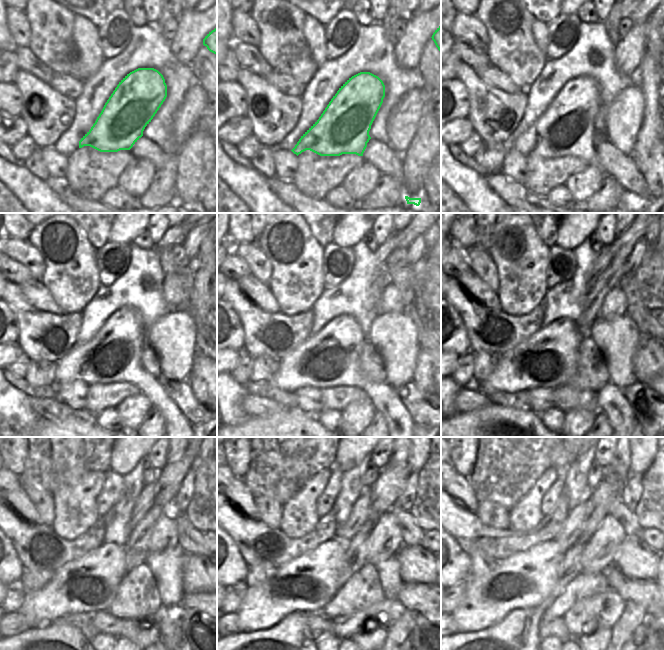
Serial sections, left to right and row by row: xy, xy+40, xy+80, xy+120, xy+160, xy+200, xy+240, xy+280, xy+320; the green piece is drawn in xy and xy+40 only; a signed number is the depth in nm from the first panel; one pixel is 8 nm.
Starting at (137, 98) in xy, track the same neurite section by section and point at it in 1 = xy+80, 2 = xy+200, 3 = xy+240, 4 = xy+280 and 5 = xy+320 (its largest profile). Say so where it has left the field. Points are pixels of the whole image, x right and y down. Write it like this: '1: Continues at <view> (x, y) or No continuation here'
1: Continues at xy+80 (567, 127)
2: Continues at xy+200 (547, 359)
3: Continues at xy+240 (88, 584)
4: Continues at xy+280 (308, 583)
5: Continues at xy+320 (525, 579)

